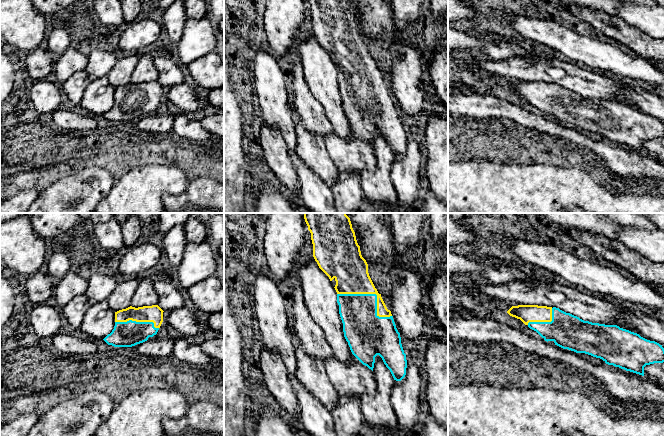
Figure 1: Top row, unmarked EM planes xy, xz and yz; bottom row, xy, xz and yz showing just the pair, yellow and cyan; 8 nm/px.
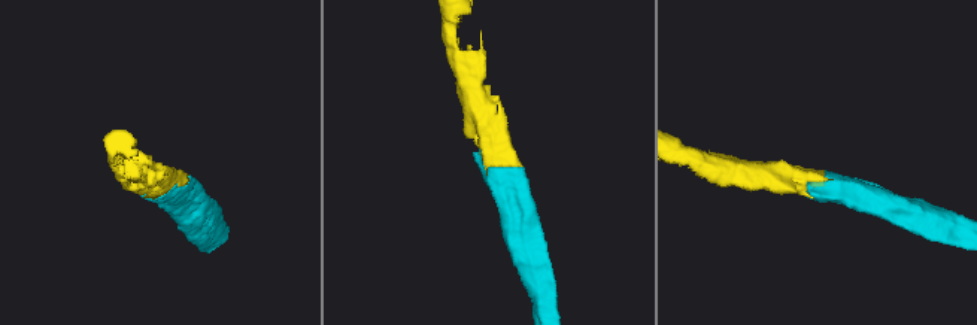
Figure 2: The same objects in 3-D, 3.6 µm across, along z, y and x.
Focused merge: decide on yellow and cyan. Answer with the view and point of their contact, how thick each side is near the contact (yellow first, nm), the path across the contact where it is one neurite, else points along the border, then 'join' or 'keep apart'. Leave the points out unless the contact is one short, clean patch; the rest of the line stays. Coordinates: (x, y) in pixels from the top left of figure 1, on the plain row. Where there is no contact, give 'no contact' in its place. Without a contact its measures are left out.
meets yellow in xz at (373, 69); 280 nm thick on the yellow side, 300 nm on the other; join

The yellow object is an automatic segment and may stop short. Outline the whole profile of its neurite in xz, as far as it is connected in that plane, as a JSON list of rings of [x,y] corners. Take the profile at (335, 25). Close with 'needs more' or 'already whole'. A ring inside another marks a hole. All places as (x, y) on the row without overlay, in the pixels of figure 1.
[[[307,0],[313,20],[313,33],[319,44],[336,57],[337,79],[343,99],[343,108],[352,130],[373,147],[375,133],[379,131],[390,146],[394,156],[406,151],[407,136],[400,109],[391,87],[375,64],[368,40],[362,33],[352,0]]]; needs more

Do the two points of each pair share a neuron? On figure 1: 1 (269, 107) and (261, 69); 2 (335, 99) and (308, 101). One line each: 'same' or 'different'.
1: same
2: different

